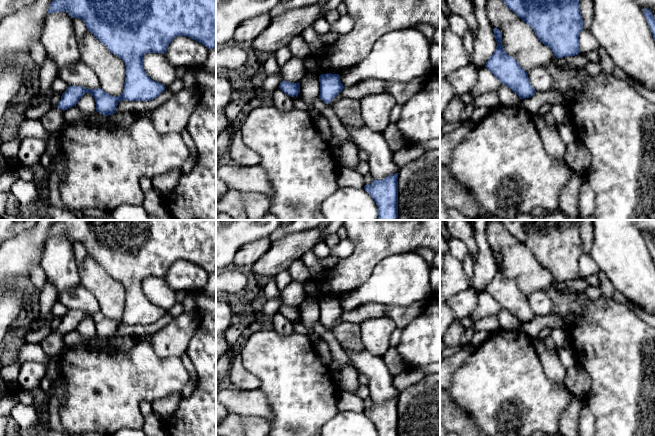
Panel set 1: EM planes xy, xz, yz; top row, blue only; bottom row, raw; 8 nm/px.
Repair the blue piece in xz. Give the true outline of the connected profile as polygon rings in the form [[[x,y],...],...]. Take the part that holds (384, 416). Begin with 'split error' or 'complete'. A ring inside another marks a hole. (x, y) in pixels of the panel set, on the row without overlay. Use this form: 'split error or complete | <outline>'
complete | [[[398,397],[382,404],[373,404],[364,413],[374,423],[378,436],[398,436]]]

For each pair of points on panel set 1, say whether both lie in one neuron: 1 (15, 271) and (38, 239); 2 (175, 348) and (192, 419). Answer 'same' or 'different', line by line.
1: same
2: different

